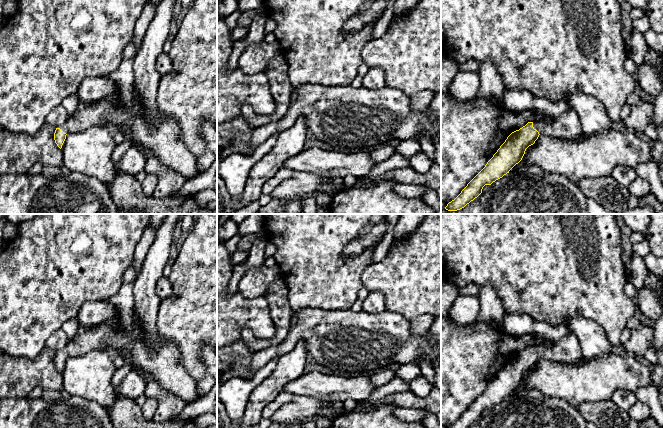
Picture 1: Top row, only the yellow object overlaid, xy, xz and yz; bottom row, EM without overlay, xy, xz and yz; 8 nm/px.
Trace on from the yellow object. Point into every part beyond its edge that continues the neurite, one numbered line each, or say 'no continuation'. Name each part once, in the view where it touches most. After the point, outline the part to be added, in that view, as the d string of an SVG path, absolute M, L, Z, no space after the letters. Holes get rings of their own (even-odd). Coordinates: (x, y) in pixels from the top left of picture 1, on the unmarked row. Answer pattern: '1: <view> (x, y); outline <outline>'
1: yz (566, 349); outline M572 335L562 337L552 345L535 345L533 351L540 359L556 363L574 363L582 357L579 342Z

